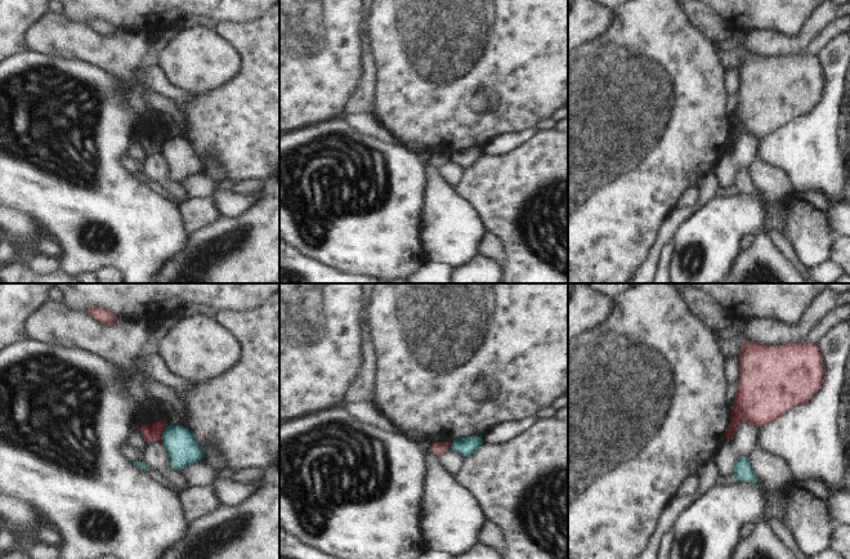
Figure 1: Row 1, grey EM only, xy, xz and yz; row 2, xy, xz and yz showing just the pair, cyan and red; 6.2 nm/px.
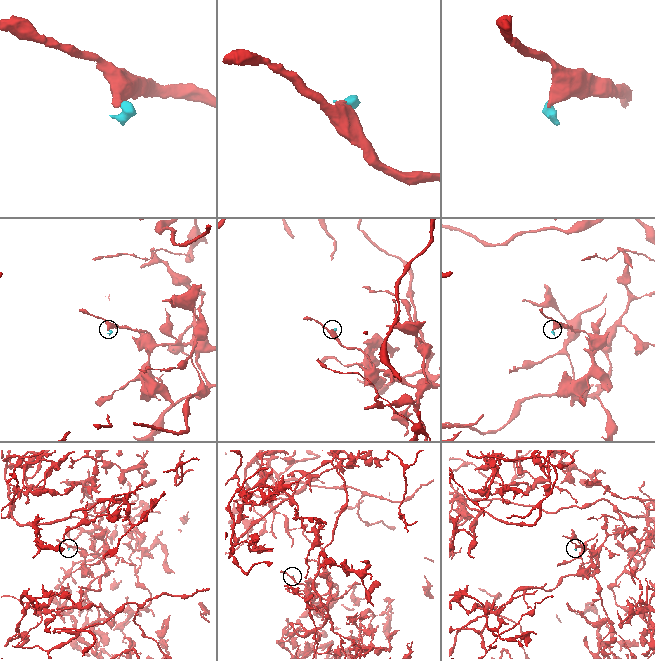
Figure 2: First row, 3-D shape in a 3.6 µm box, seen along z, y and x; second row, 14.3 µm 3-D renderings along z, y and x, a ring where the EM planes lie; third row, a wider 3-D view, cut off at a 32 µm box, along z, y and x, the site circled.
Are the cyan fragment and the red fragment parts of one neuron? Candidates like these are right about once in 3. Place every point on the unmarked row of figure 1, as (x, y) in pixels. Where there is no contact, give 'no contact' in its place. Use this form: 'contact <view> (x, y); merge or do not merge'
contact xy (164, 144); do not merge

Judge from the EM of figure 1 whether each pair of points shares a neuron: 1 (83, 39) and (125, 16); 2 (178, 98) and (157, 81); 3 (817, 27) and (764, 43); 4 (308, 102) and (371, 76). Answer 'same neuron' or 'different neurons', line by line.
1: different neurons
2: same neuron
3: same neuron
4: different neurons

